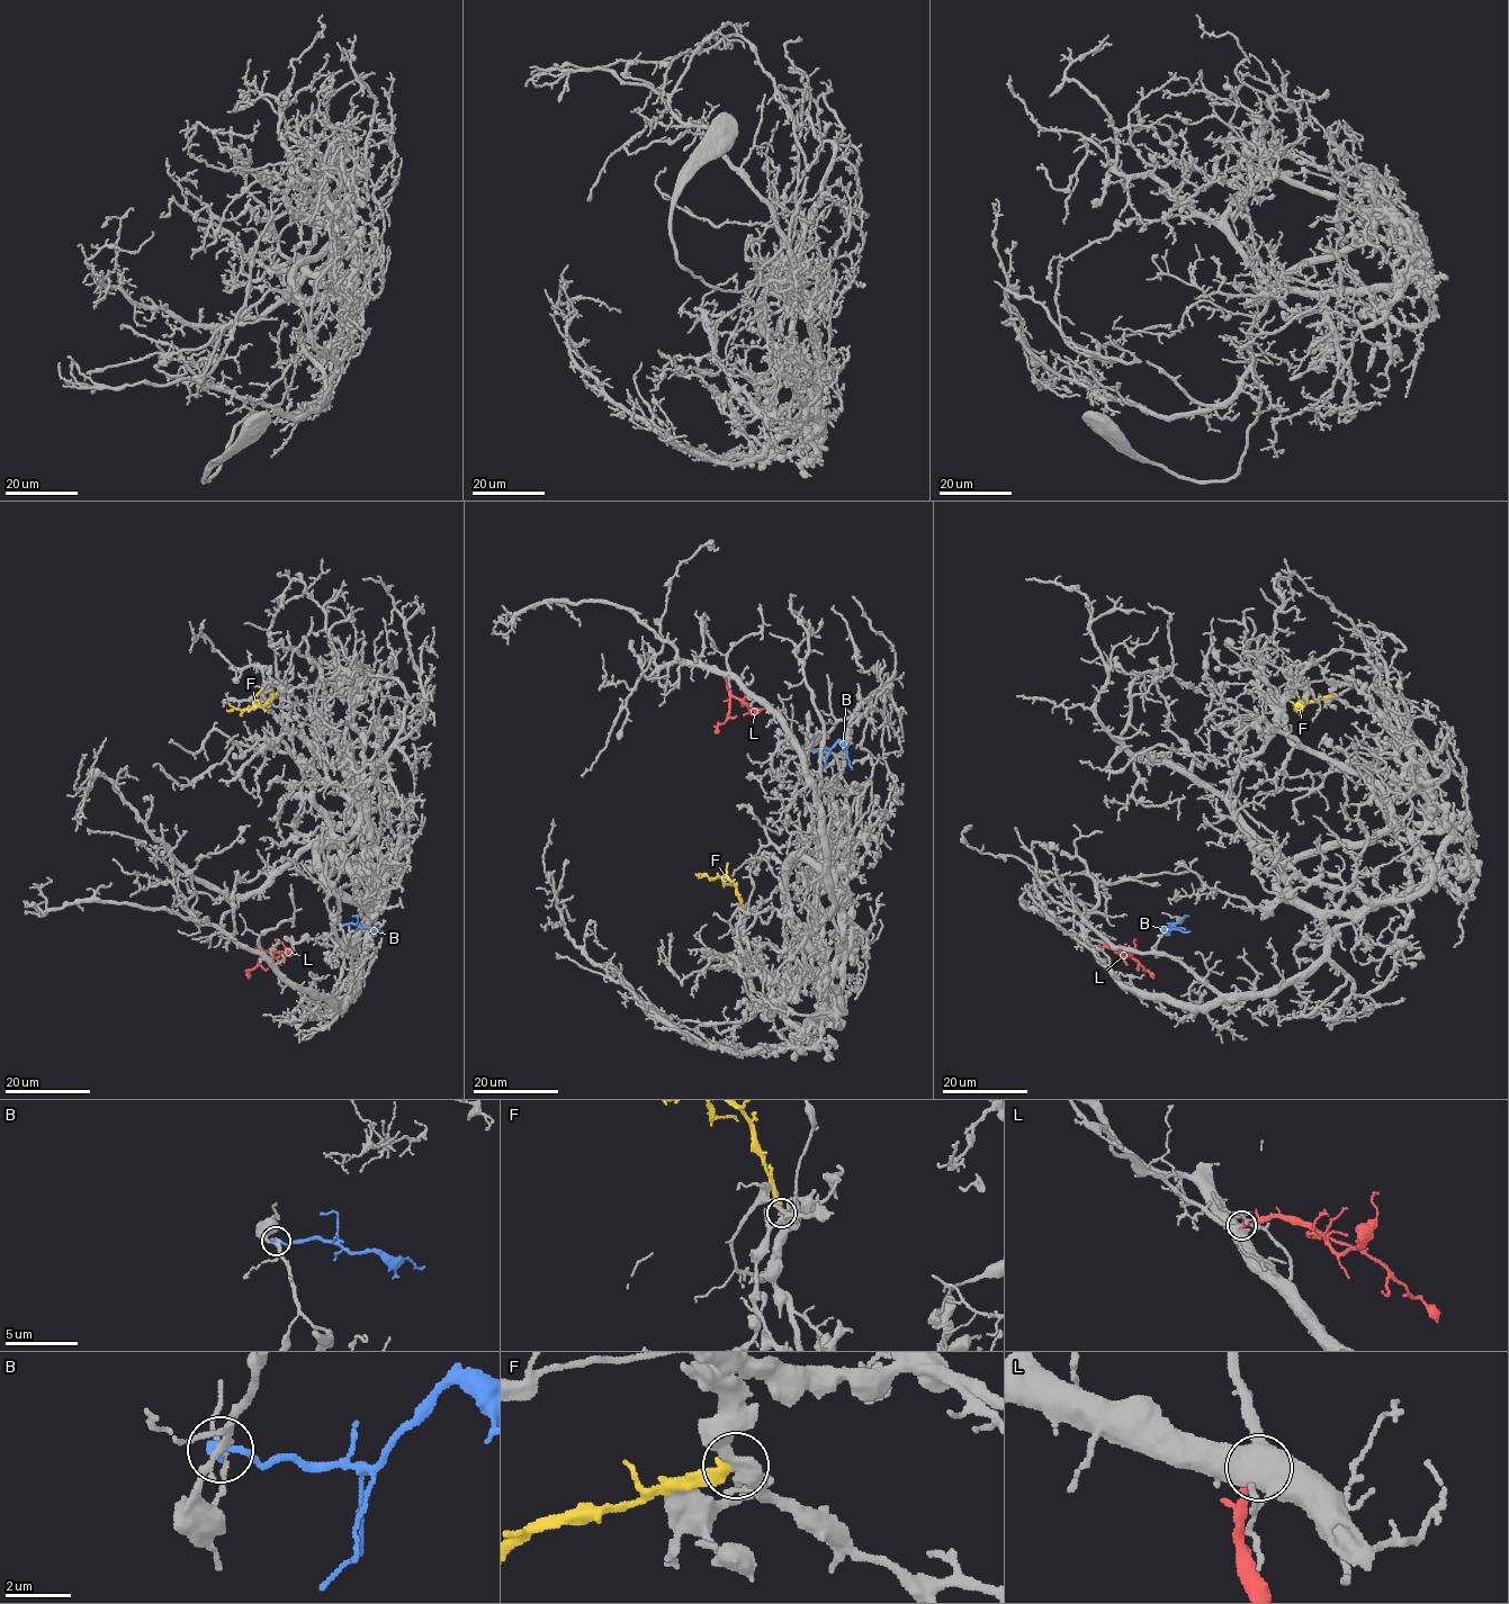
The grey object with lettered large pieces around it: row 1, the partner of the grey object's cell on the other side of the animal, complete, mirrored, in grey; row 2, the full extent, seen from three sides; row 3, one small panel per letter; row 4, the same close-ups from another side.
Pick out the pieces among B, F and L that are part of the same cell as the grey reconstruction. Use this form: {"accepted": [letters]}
{"accepted": ["L"]}

